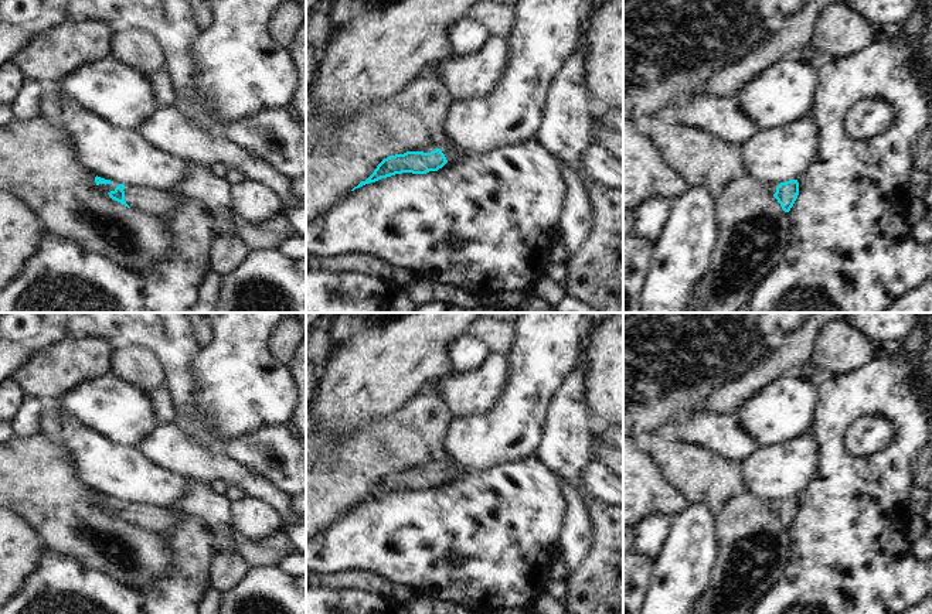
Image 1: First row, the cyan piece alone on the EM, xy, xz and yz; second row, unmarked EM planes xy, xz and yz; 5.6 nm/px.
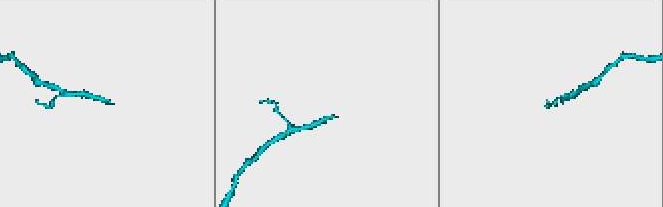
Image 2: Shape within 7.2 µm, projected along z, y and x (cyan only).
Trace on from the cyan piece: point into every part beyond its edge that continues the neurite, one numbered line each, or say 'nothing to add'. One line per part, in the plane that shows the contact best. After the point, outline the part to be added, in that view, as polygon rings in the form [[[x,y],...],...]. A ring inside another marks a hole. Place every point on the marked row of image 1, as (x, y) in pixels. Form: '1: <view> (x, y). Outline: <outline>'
1: xz (452, 154). Outline: [[[438,134],[436,140],[431,144],[426,146],[422,151],[424,153],[431,153],[436,149],[441,149],[442,153],[445,154],[448,163],[455,163],[460,158],[459,150],[455,149],[445,136]]]

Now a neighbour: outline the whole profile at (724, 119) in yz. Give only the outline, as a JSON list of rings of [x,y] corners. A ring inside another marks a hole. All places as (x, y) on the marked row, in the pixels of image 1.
[[[698,93],[674,108],[680,123],[708,132],[725,143],[744,146],[761,130],[735,99]]]

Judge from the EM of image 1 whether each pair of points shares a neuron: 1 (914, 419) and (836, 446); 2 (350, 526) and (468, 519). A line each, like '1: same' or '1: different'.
1: same
2: same

